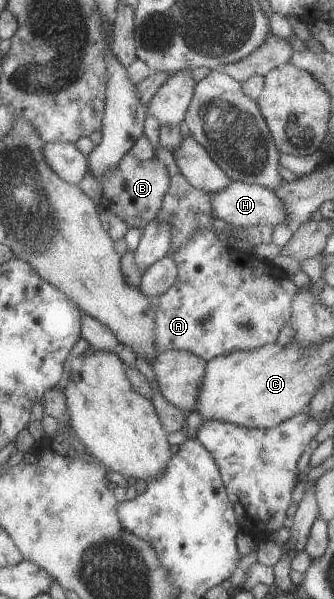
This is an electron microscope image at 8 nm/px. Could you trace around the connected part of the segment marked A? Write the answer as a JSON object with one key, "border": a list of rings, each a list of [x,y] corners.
{"border":[[[213,228],[201,229],[197,233],[191,235],[189,243],[185,243],[185,247],[177,249],[177,251],[170,251],[169,255],[173,256],[173,261],[177,264],[179,275],[177,281],[163,294],[157,297],[159,305],[156,309],[155,316],[155,347],[159,350],[183,350],[201,357],[205,361],[209,361],[217,356],[224,356],[233,351],[249,351],[263,347],[264,345],[275,343],[278,341],[278,335],[280,334],[281,328],[285,327],[287,323],[290,323],[290,317],[292,314],[292,303],[299,287],[287,279],[285,273],[274,266],[272,262],[264,259],[259,259],[254,253],[239,250],[233,246],[223,245],[221,239],[215,233]]]}

